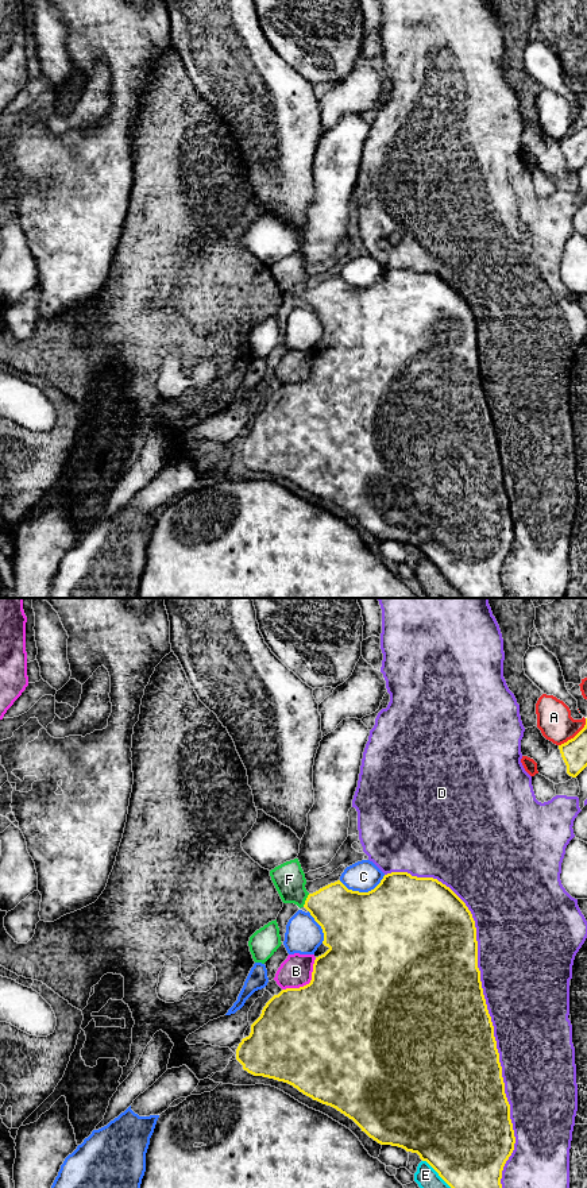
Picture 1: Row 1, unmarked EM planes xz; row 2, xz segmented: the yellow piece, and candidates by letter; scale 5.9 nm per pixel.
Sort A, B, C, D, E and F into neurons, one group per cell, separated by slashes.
A / B / C / D / E / F

